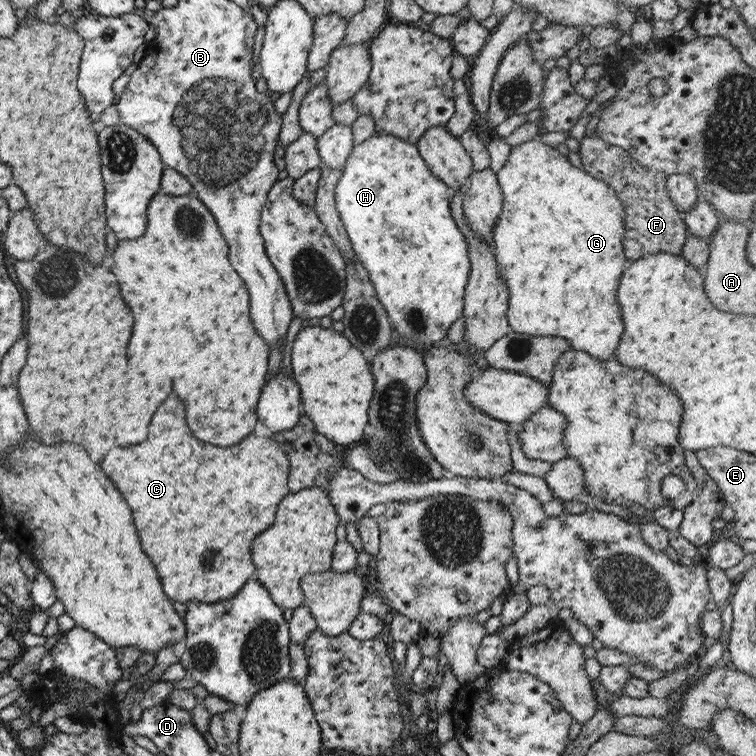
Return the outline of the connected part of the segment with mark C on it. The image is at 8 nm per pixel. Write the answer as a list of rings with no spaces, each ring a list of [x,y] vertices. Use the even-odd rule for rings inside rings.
[[[167,396],[167,400],[153,414],[151,424],[147,428],[147,440],[143,444],[139,444],[139,446],[127,446],[127,448],[111,448],[105,454],[105,458],[101,460],[99,466],[101,466],[103,474],[121,492],[123,500],[127,502],[127,506],[131,510],[131,516],[133,516],[133,526],[135,526],[137,538],[141,540],[139,546],[147,554],[147,558],[151,560],[151,564],[155,566],[155,572],[159,576],[159,582],[165,596],[170,601],[175,600],[175,602],[181,603],[187,603],[189,600],[214,603],[235,596],[235,593],[245,584],[245,581],[252,578],[254,574],[254,567],[250,560],[251,540],[259,532],[263,532],[265,528],[269,528],[273,524],[273,516],[275,516],[277,505],[288,494],[288,487],[286,486],[289,470],[288,460],[283,448],[277,444],[277,441],[271,435],[266,438],[258,438],[249,434],[247,438],[243,438],[243,442],[239,442],[239,444],[235,444],[231,448],[217,448],[217,446],[199,442],[199,440],[191,438],[191,434],[189,434],[189,430],[185,426],[185,420],[183,420],[183,408],[181,408],[179,402],[175,402],[173,396]]]

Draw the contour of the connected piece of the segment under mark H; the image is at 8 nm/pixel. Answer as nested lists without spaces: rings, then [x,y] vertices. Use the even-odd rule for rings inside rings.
[[[376,134],[353,146],[335,185],[335,206],[354,256],[367,270],[375,296],[389,318],[396,342],[417,348],[443,340],[447,328],[463,309],[463,293],[470,273],[467,243],[449,216],[449,190],[435,178],[415,145],[391,134]]]

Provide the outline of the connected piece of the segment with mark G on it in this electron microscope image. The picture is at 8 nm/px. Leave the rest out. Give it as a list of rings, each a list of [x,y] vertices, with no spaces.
[[[530,139],[517,146],[510,147],[510,153],[503,166],[495,173],[495,178],[501,188],[502,207],[499,216],[496,218],[494,229],[491,230],[491,244],[494,248],[495,262],[497,262],[497,272],[505,288],[507,288],[507,308],[506,319],[511,331],[518,334],[531,334],[531,336],[551,336],[565,338],[569,342],[570,349],[583,350],[597,362],[607,360],[614,354],[614,350],[619,343],[619,337],[623,333],[623,322],[619,312],[619,304],[616,302],[616,290],[619,286],[619,279],[623,269],[626,268],[629,261],[623,254],[623,208],[619,198],[615,196],[615,190],[607,186],[603,180],[593,178],[585,170],[578,169],[571,165],[565,156],[549,145],[540,141]]]

